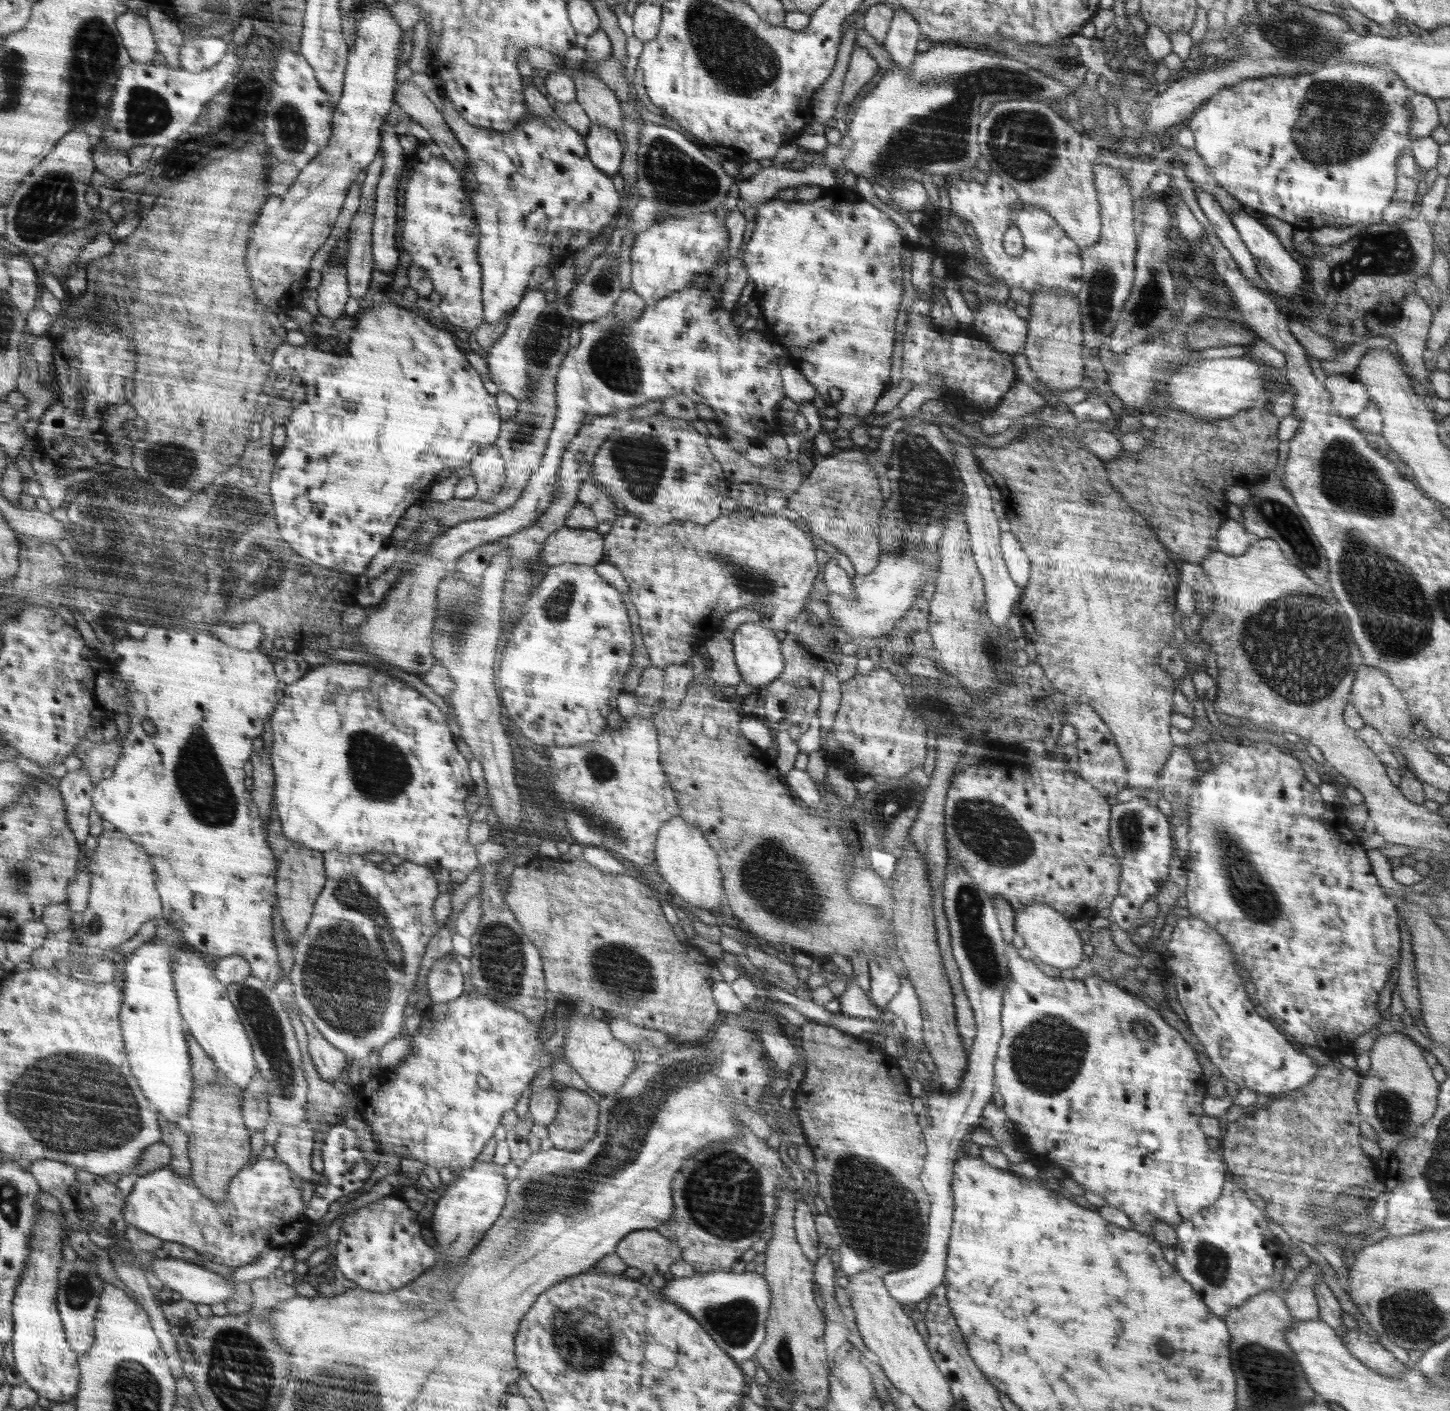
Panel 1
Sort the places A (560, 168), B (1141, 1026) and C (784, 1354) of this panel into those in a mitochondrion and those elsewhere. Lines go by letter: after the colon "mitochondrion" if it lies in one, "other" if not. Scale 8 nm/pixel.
A: other
B: mitochondrion
C: mitochondrion

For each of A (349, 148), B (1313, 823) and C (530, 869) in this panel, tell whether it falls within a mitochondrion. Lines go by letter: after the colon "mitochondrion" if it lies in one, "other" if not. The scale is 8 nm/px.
A: other
B: other
C: other

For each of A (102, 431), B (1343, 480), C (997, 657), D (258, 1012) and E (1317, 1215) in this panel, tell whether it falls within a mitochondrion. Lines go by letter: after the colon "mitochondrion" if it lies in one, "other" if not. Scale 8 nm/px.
A: other
B: mitochondrion
C: mitochondrion
D: mitochondrion
E: mitochondrion

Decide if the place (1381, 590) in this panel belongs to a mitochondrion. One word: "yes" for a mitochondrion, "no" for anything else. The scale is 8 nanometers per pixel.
yes

